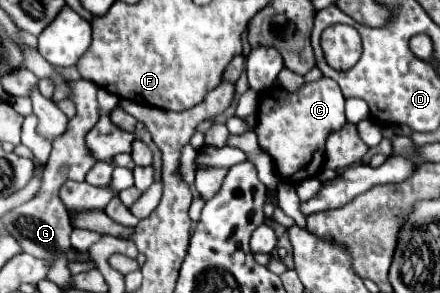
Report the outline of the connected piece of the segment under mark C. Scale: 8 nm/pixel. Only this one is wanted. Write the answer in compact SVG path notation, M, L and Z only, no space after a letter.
M322 77L314 83L304 83L294 93L282 89L280 85L274 85L270 89L264 89L264 93L258 93L258 123L254 127L254 133L258 135L258 145L272 157L280 179L284 179L292 185L298 185L300 181L318 175L318 171L324 165L326 139L336 129L342 129L344 123L346 123L344 95L340 93L340 87L336 85L336 81L332 81L328 77Z

